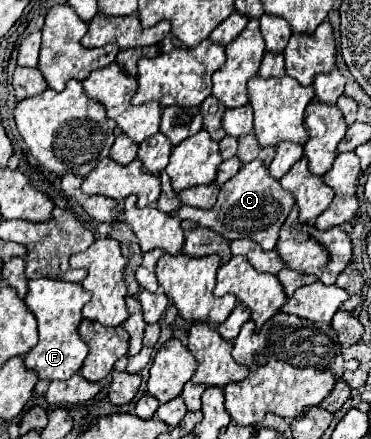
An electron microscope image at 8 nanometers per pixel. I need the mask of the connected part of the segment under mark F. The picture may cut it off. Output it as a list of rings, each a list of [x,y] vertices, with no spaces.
[[[38,278],[28,280],[28,292],[24,298],[26,308],[36,316],[38,320],[38,344],[24,356],[26,368],[34,370],[38,378],[44,380],[68,380],[74,376],[86,354],[88,346],[80,340],[76,328],[82,320],[82,306],[92,298],[90,292],[86,292],[80,284],[64,282],[64,280],[52,280],[52,278]]]

